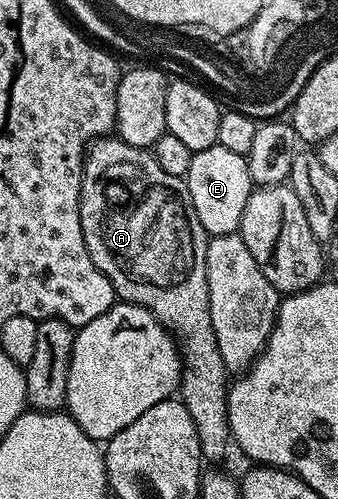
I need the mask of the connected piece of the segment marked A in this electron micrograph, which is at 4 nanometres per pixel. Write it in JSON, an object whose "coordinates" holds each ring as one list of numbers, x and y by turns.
{"coordinates":[[101,137,88,144,84,156,84,176,80,182,80,228,86,241,86,249,98,265,98,269,112,282,117,300,133,303,150,313,172,332,182,360,179,398,186,405,190,417,194,417,194,429,198,429,200,454,212,465,228,451,232,430,228,424,228,389,230,373,218,353,218,341,212,332,210,321,210,293,208,292,208,266,206,249,210,238,194,213,194,201,190,201,190,189,181,176,166,173,158,165,151,150,126,145,119,137]]}

